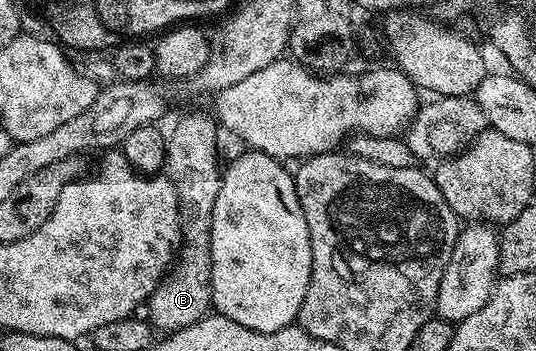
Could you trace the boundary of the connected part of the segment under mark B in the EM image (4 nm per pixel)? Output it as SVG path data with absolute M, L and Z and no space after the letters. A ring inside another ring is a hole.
M193 113L190 117L185 117L177 126L174 127L173 133L171 129L171 144L169 145L169 160L167 162L167 175L172 178L177 188L177 194L179 195L179 203L181 204L181 236L183 238L182 246L179 250L179 256L175 262L175 268L166 276L165 280L158 285L156 291L150 295L147 302L147 320L154 330L162 331L165 335L180 332L181 329L187 329L199 323L204 317L210 316L213 309L213 287L211 285L211 221L213 219L213 208L215 207L215 199L219 199L219 187L221 186L221 178L223 176L223 165L217 162L217 133L219 134L219 125L212 116L204 117L201 113Z

